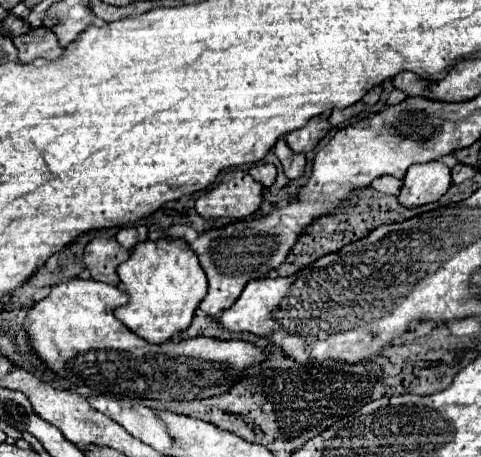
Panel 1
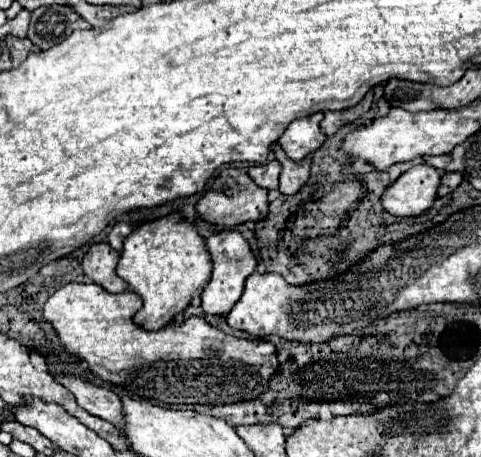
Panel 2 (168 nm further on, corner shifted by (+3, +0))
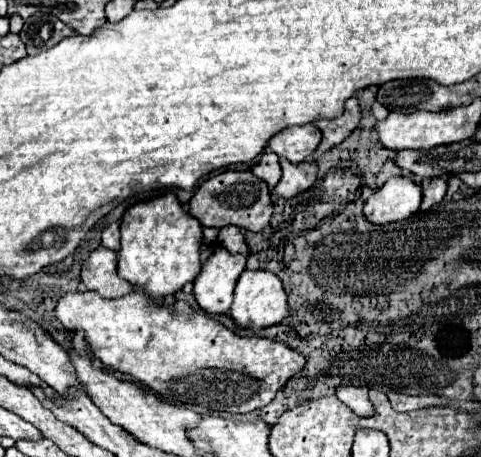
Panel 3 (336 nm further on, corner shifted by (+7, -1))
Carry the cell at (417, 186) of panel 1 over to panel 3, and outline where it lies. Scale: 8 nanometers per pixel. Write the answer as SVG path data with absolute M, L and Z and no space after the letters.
M391 177L381 189L377 189L365 203L363 213L371 223L387 225L403 221L417 213L423 199L423 191L413 177Z

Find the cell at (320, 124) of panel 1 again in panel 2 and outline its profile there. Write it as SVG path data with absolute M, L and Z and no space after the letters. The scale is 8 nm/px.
M322 112L293 120L289 128L279 138L279 146L291 160L303 160L313 154L325 142L325 134L321 132L320 123L324 116Z

